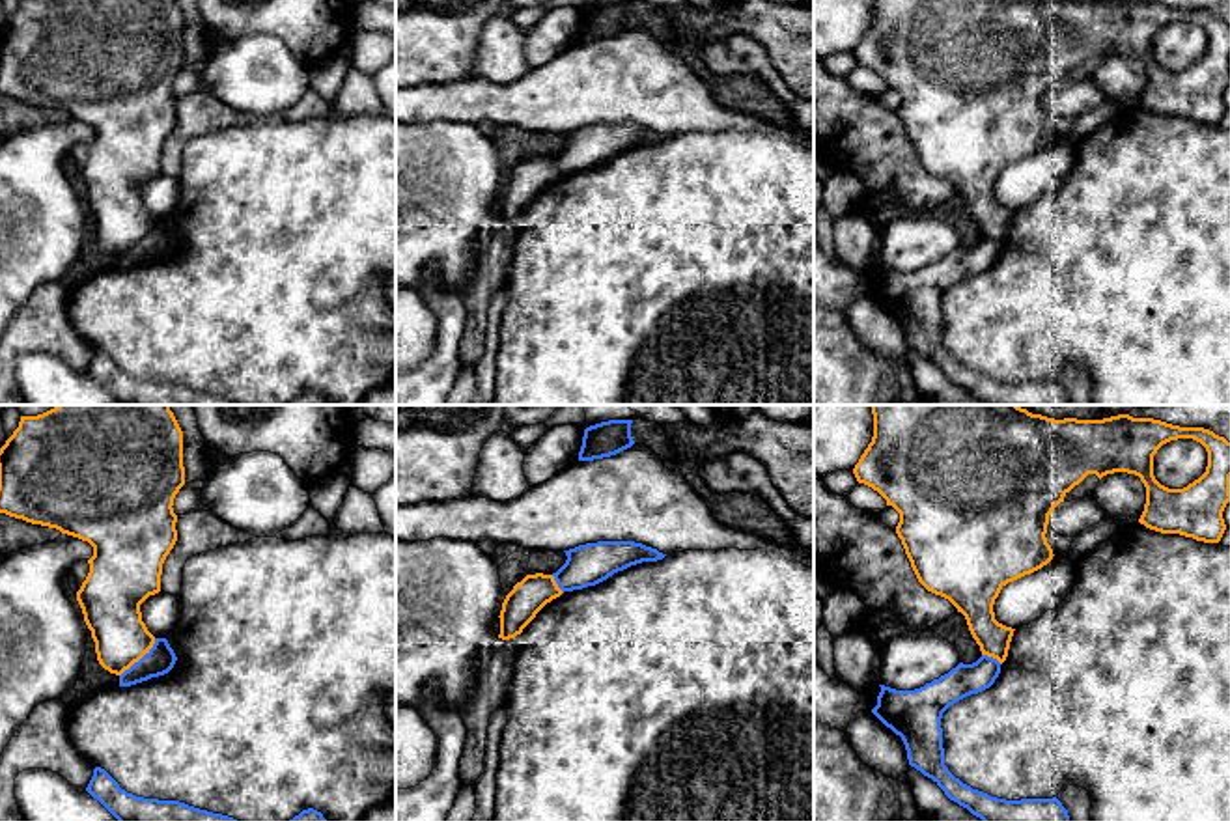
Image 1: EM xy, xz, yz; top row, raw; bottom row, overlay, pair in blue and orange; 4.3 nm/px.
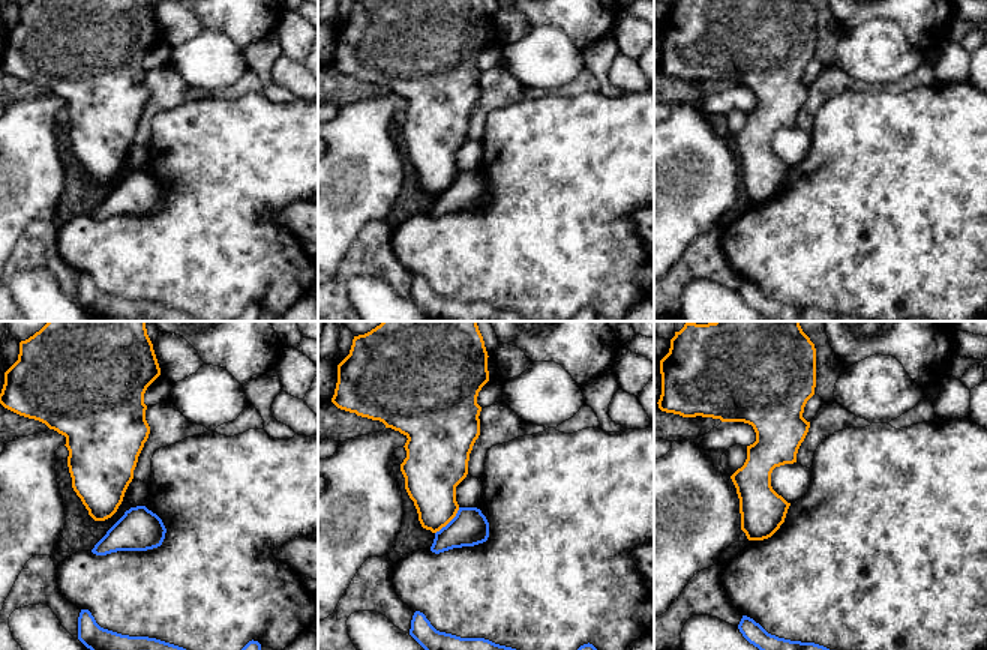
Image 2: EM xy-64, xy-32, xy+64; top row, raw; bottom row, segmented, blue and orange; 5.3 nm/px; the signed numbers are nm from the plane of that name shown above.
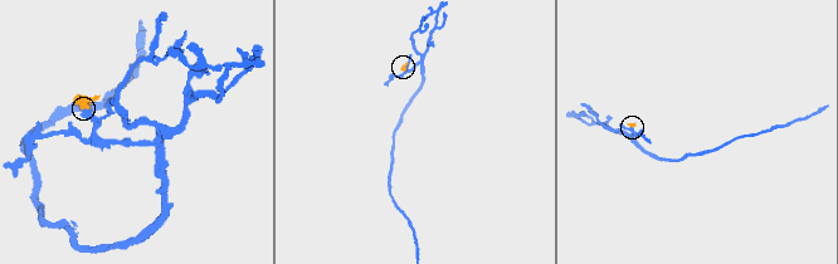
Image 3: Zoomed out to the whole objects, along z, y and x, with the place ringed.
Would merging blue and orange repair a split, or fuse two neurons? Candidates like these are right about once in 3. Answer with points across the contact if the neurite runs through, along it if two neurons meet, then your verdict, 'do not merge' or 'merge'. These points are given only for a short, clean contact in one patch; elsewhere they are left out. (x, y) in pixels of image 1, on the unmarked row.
border xy (155, 221), (120, 258); do not merge

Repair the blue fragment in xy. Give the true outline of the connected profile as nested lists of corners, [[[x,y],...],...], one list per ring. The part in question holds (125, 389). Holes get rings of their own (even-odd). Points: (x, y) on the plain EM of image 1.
[[[101,349],[93,351],[86,373],[119,405],[245,405],[179,383],[136,379],[121,371],[119,366]]]

